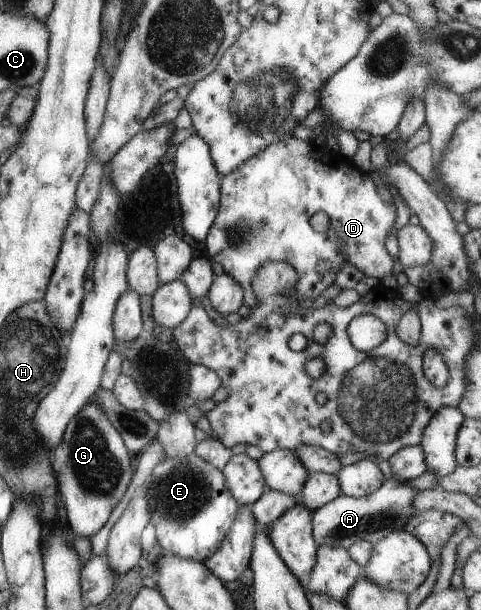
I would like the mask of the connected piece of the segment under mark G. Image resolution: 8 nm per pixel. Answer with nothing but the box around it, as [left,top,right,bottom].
[51,397,134,538]

